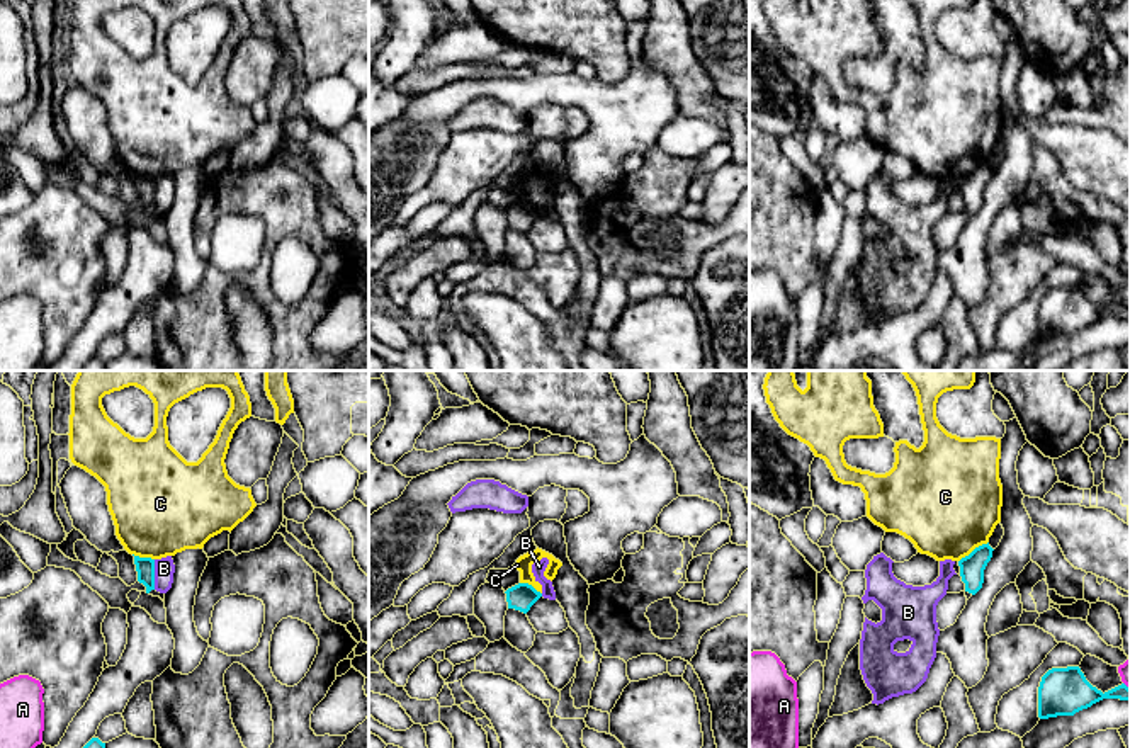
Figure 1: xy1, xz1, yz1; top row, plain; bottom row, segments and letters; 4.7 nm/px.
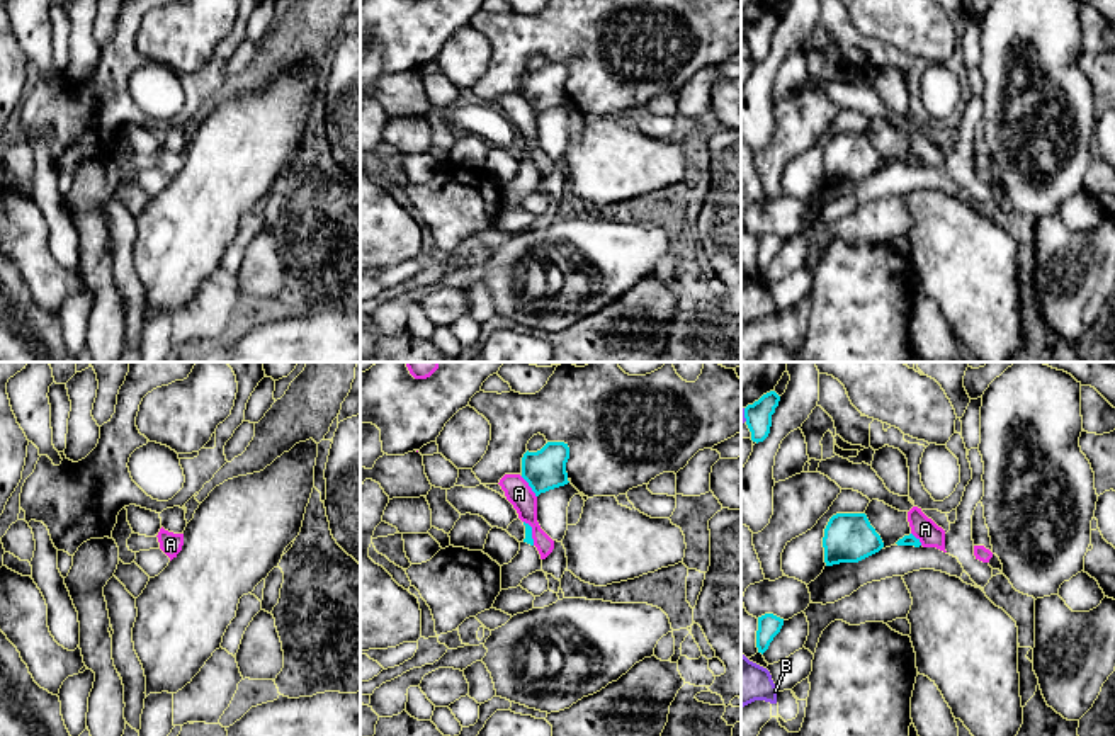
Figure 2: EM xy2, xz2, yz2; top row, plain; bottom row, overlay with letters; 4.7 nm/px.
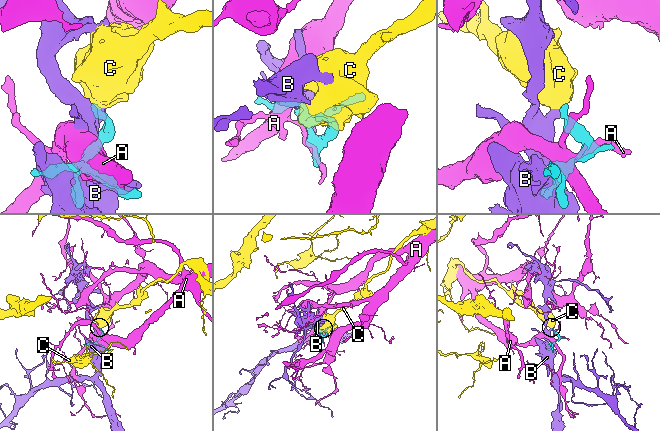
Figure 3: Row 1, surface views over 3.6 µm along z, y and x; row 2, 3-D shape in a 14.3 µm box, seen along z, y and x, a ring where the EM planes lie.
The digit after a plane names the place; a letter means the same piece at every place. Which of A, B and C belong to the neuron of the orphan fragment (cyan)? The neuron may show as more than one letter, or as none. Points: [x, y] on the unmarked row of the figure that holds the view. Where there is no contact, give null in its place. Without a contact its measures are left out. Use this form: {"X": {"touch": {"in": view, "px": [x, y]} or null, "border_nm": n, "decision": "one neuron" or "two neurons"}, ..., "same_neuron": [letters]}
{"A": {"touch": {"in": "xz2", "px": [529, 104]}, "border_nm": 130, "decision": "two neurons"}, "B": {"touch": {"in": "xy1", "px": [153, 194]}, "border_nm": 140, "decision": "two neurons"}, "C": {"touch": {"in": "yz1", "px": [974, 169]}, "border_nm": 170, "decision": "two neurons"}, "same_neuron": []}

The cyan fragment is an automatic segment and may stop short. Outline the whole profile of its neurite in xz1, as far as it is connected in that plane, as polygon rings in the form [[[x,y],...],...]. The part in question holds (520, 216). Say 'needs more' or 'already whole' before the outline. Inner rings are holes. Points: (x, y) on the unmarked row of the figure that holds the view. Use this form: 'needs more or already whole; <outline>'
already whole; [[[518,202],[508,207],[505,212],[506,212],[508,228],[515,228],[523,233],[527,233],[530,226],[542,216],[542,212],[537,211],[528,202]]]

